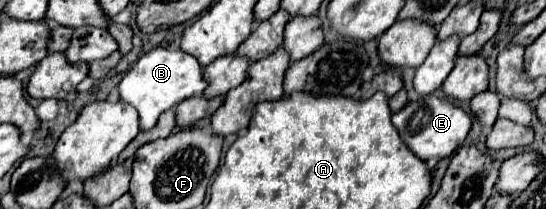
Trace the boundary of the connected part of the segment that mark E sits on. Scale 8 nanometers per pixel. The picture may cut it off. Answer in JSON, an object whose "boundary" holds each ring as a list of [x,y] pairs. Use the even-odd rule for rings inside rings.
{"boundary":[[[437,95],[419,97],[417,101],[409,101],[399,113],[391,117],[395,129],[399,131],[405,145],[421,159],[443,159],[451,157],[459,145],[465,141],[469,129],[471,129],[471,117],[463,113],[459,107],[455,107],[449,99],[441,99]]]}

